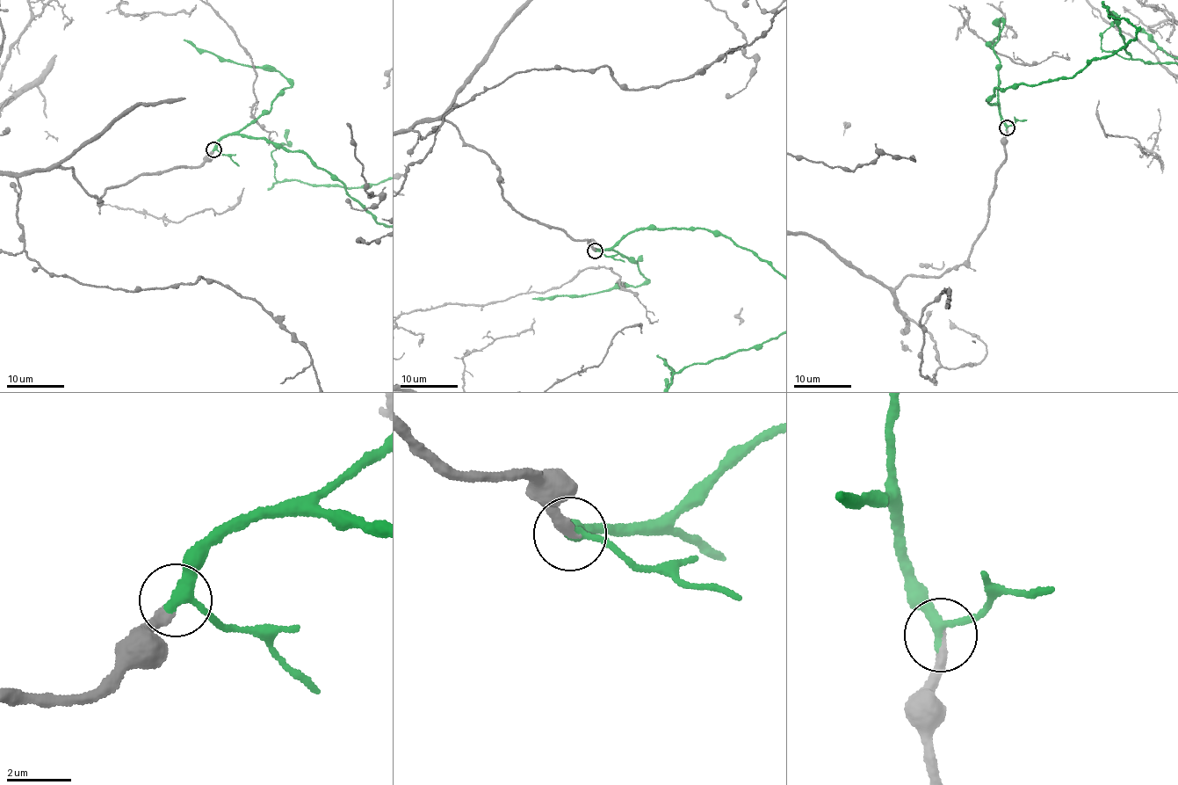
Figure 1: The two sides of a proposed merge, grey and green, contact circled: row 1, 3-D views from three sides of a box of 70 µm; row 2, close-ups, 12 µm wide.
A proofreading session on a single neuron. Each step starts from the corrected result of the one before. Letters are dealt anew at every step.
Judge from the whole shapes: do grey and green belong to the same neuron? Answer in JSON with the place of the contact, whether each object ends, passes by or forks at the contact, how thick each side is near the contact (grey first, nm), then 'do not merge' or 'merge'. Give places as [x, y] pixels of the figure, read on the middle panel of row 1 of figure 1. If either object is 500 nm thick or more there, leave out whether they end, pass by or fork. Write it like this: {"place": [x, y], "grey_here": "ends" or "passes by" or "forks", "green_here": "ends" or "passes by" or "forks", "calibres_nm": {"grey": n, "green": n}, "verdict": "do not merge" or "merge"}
{"place": [595, 250], "grey_here": "ends", "green_here": "passes by", "calibres_nm": {"grey": 280, "green": 320}, "verdict": "merge"}

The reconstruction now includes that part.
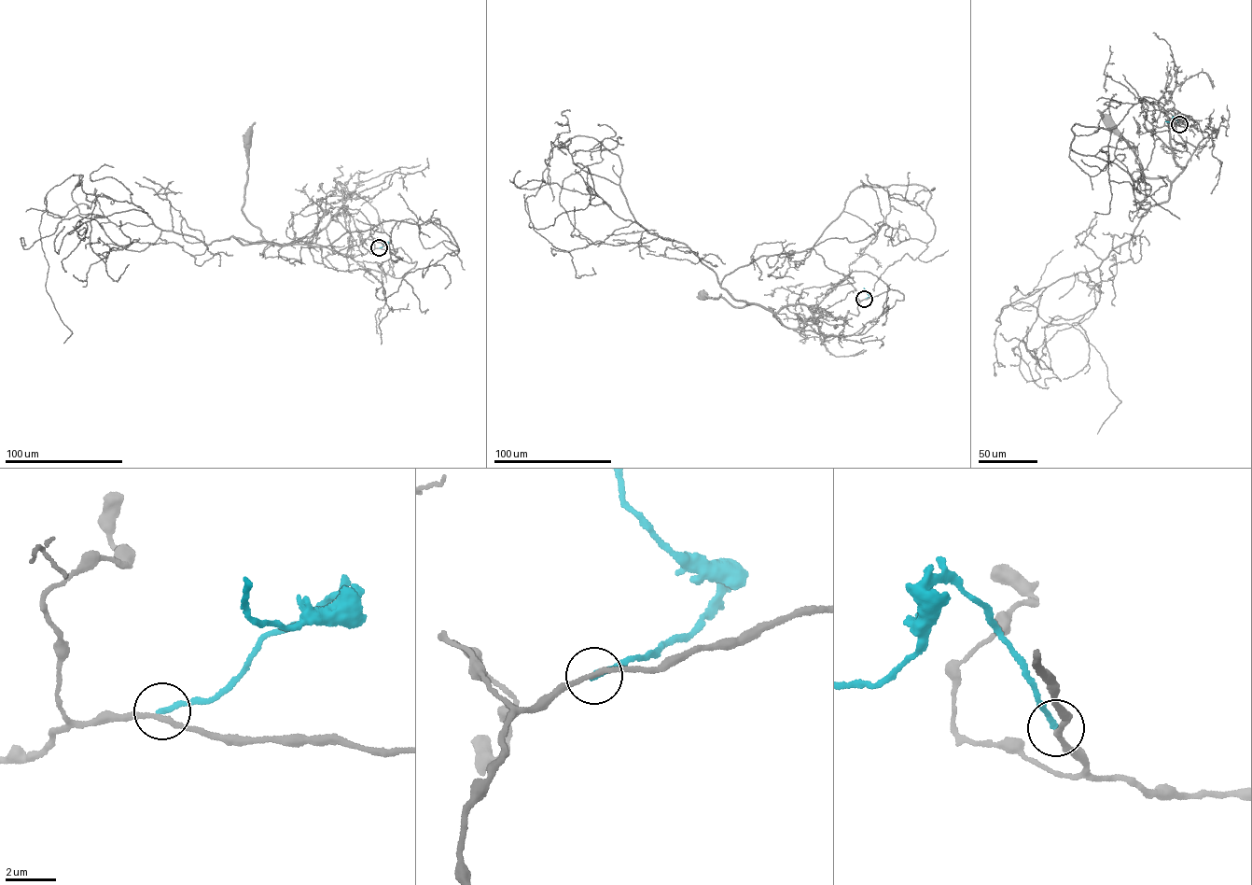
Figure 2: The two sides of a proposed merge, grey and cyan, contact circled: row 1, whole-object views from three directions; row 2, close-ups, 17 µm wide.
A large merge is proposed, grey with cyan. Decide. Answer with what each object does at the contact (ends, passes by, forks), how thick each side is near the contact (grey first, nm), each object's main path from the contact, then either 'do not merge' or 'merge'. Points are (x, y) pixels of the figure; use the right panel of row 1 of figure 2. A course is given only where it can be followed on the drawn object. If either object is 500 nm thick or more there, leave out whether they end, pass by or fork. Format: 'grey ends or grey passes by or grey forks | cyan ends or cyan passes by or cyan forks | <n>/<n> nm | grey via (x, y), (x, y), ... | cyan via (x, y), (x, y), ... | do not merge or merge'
grey passes by | cyan ends | 190/240 nm | grey via (1179, 124), (1152, 133), (1132, 174), (1144, 209), (1168, 200), (1170, 180), (1146, 176), (1109, 125) | cyan via (1179, 124), (1175, 118), (1171, 121), (1165, 121) | do not merge

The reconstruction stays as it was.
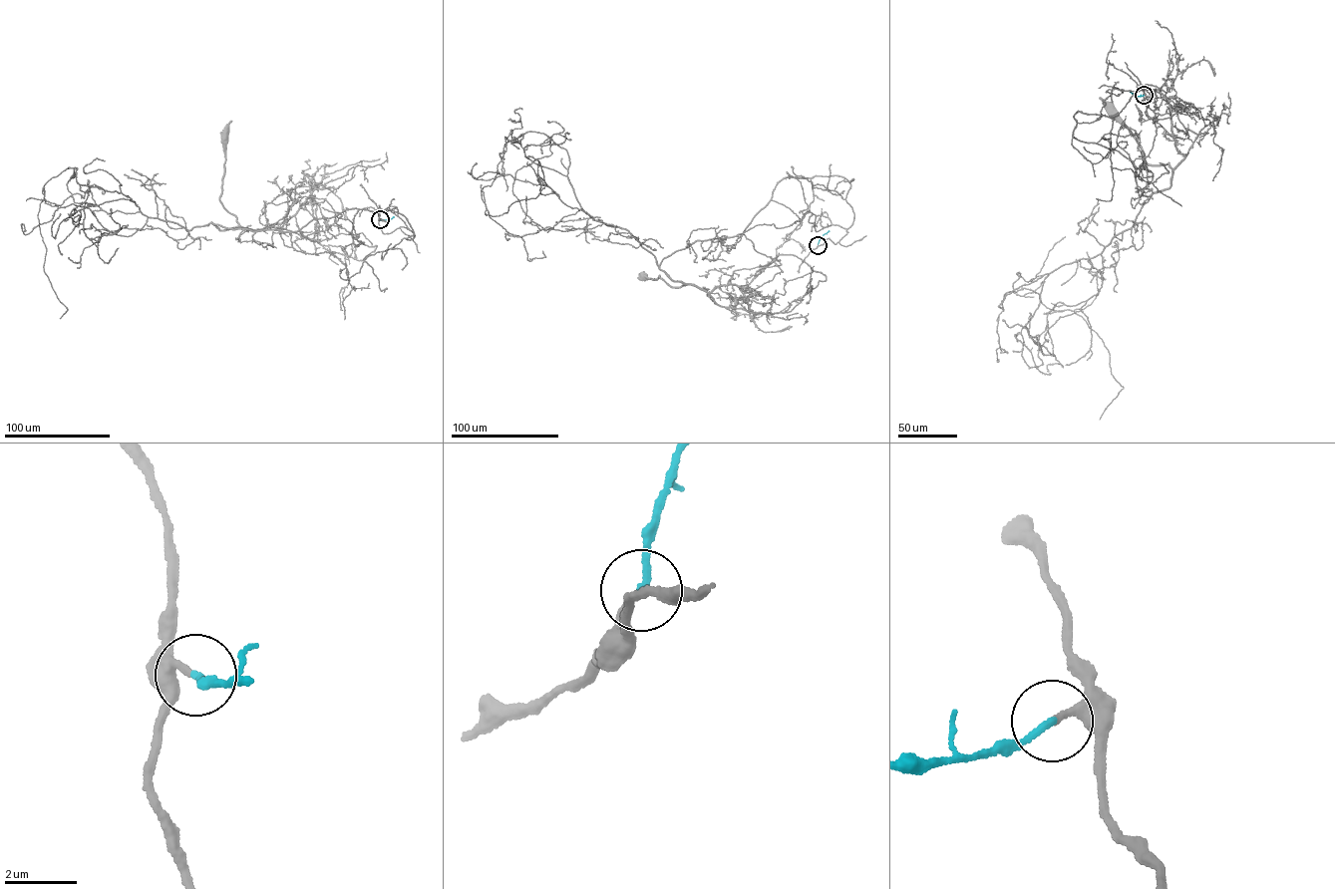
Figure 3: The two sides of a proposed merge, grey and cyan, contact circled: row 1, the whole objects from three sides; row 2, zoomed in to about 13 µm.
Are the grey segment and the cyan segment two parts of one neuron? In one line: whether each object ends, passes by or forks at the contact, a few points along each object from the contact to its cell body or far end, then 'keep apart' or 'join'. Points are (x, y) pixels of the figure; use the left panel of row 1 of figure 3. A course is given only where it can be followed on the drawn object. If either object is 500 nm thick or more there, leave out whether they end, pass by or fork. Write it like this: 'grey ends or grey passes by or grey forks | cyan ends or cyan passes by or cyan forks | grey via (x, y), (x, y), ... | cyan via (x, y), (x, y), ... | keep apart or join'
grey ends | cyan ends | grey via (380, 219), (414, 237), (387, 209), (220, 230), (238, 225), (220, 199), (222, 136) | cyan via (380, 219), (394, 216) | join

